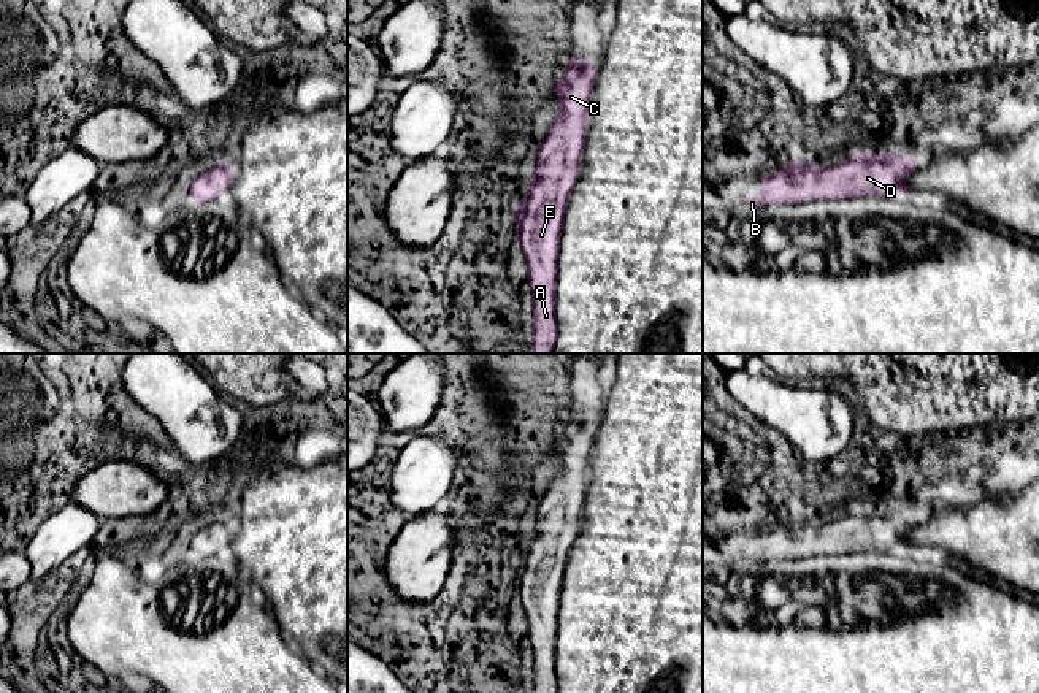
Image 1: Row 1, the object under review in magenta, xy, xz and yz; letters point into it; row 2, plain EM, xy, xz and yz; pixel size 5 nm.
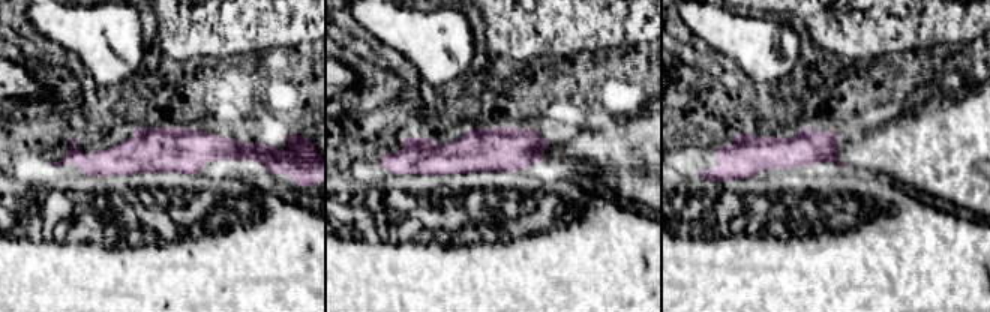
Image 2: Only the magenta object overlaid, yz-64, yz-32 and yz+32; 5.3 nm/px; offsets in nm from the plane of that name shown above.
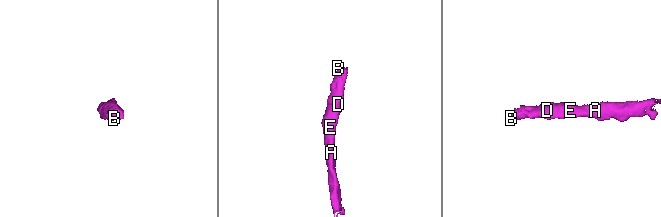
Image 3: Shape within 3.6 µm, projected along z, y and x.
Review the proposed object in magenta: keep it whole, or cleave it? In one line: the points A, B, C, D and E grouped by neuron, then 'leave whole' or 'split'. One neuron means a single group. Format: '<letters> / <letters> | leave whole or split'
A B C D E | leave whole

